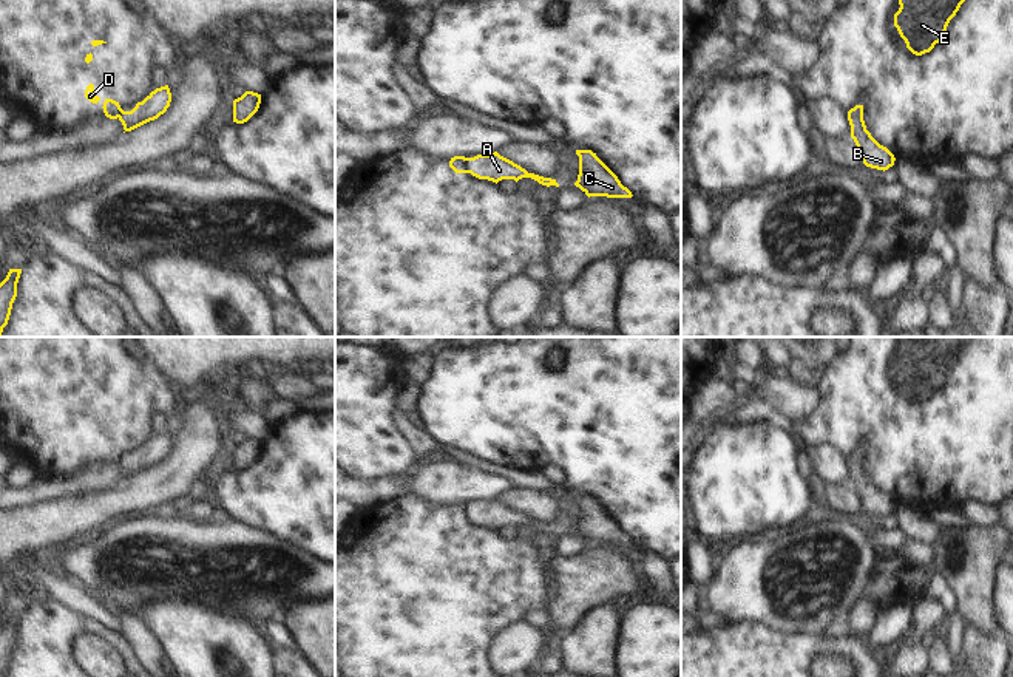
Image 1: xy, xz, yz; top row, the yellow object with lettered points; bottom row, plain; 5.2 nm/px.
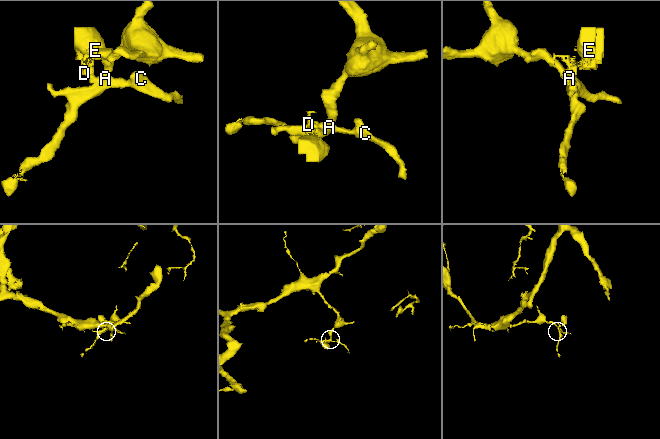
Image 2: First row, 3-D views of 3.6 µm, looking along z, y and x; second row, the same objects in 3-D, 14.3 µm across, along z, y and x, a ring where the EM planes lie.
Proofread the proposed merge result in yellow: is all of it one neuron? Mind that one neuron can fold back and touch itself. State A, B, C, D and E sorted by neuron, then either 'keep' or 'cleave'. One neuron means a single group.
A B C / D E; cleave

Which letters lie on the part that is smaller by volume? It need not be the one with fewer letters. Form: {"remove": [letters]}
{"remove": ["D", "E"]}

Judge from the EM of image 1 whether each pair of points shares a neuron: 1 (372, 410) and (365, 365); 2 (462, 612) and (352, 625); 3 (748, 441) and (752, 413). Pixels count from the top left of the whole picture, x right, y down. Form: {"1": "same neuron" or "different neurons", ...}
{"1": "same neuron", "2": "same neuron", "3": "different neurons"}

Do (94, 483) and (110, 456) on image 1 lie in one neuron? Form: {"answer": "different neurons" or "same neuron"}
{"answer": "different neurons"}

